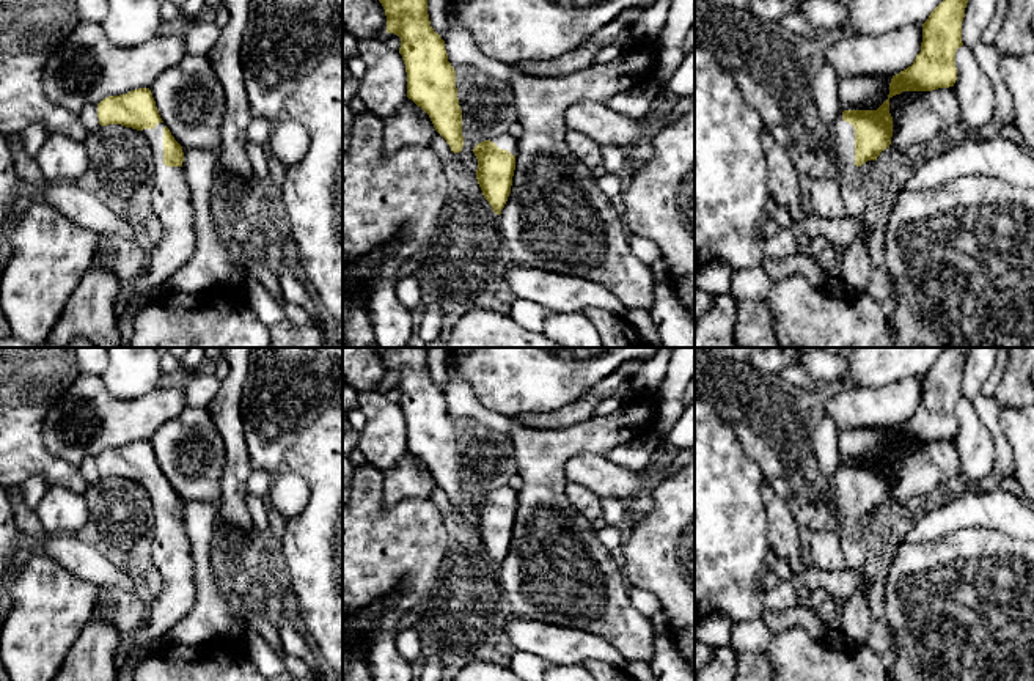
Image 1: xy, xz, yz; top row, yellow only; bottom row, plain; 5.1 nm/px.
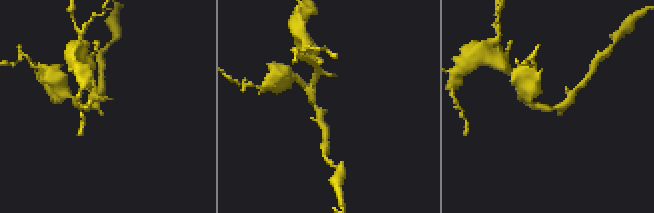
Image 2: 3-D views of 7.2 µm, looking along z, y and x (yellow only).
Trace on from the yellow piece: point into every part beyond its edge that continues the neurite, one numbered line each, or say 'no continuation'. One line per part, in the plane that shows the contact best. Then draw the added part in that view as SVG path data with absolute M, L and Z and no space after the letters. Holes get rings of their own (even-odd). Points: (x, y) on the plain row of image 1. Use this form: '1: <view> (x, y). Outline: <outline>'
1: yz (854, 548). Outline: M839 464L834 473L834 491L841 514L844 568L864 574L867 547L861 536L860 521L855 517L855 481L842 472L842 464Z

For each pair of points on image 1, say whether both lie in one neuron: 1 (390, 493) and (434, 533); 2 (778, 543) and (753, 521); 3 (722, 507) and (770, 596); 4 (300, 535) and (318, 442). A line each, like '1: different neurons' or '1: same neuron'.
1: different neurons
2: different neurons
3: different neurons
4: same neuron

